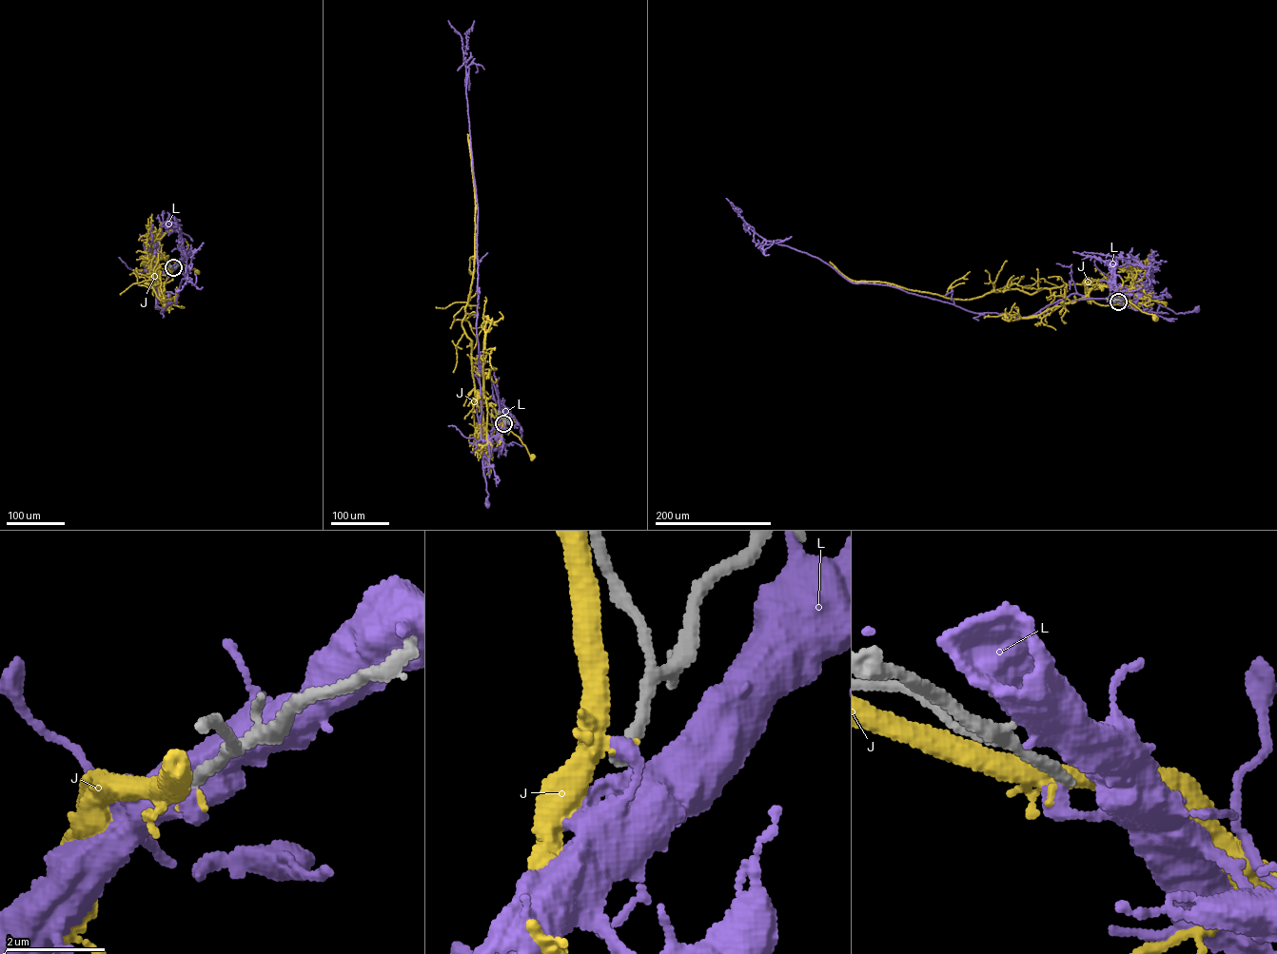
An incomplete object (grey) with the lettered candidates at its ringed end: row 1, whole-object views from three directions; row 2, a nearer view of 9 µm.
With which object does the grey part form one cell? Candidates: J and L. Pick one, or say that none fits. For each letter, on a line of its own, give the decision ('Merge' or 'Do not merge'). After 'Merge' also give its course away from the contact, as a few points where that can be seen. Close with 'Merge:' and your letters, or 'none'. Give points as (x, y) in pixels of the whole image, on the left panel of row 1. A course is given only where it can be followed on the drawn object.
J: Do not merge
L: Do not merge
Merge: none

